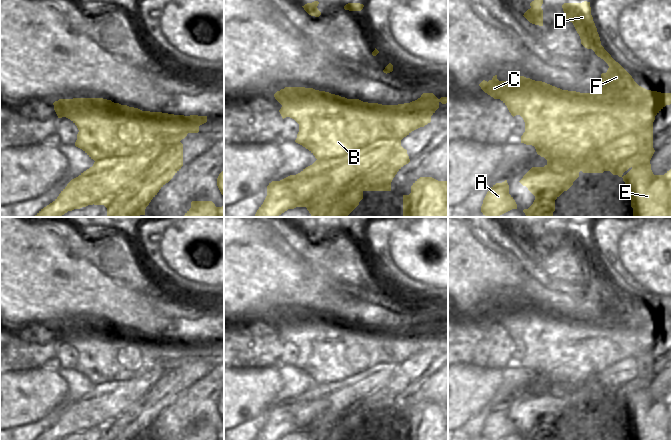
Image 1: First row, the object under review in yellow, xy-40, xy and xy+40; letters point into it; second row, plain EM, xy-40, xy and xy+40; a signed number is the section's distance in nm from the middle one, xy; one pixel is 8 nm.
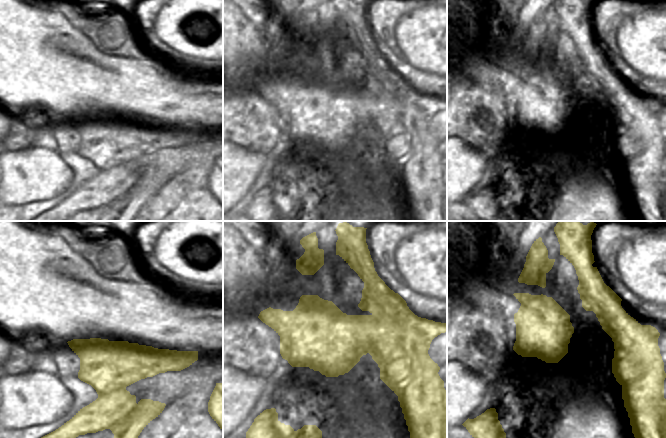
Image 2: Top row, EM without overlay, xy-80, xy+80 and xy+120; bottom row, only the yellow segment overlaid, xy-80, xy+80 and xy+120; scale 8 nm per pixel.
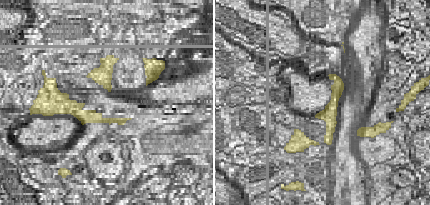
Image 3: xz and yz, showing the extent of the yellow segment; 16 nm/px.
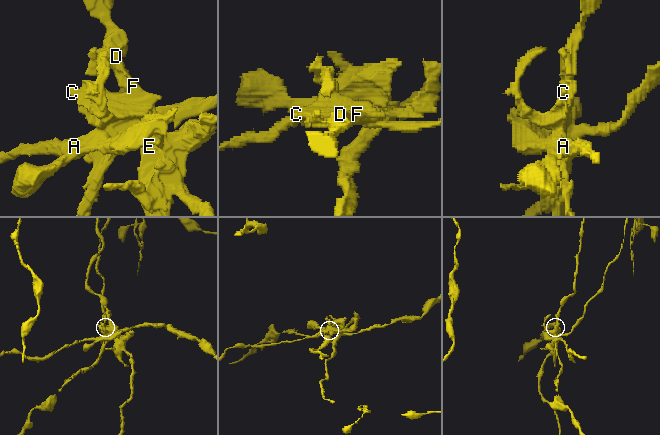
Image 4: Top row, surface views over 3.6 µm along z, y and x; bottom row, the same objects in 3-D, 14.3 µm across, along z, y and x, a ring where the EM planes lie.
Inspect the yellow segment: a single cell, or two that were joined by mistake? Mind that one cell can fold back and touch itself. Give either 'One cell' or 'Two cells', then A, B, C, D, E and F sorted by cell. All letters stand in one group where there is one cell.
Two cells. Groups: A / B C D E F

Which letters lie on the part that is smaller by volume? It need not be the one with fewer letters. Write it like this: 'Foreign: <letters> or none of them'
Foreign: A

